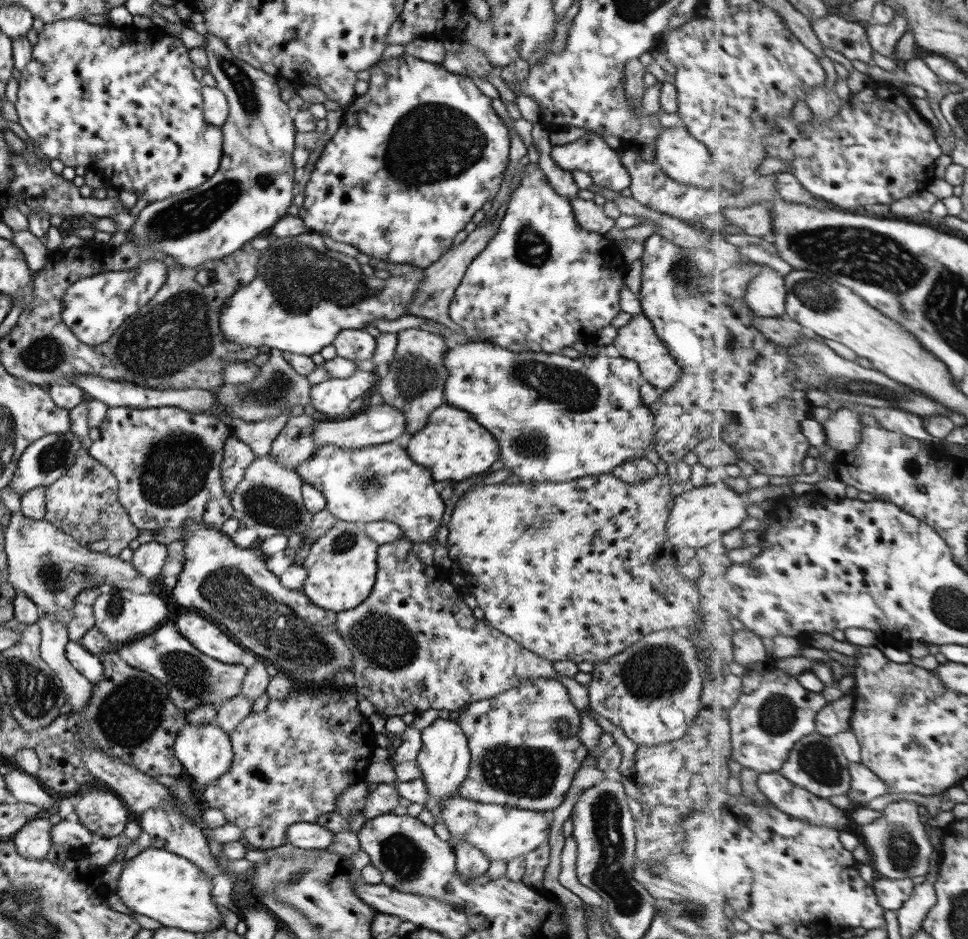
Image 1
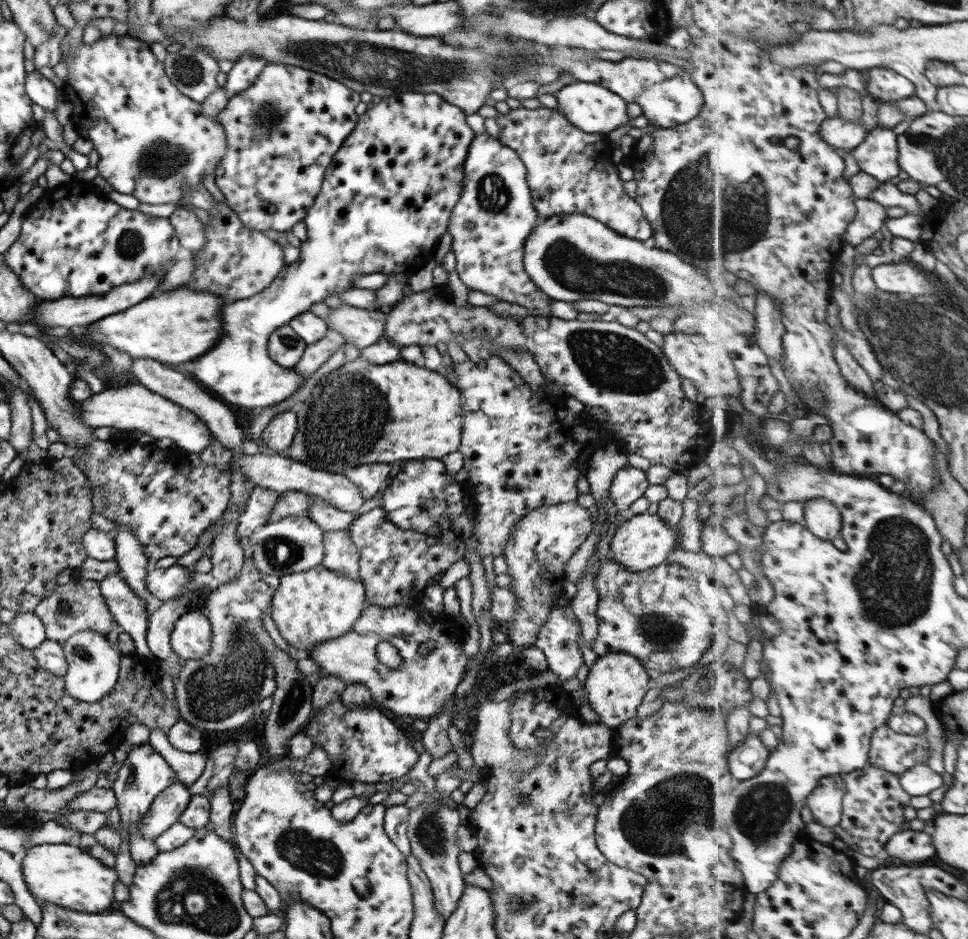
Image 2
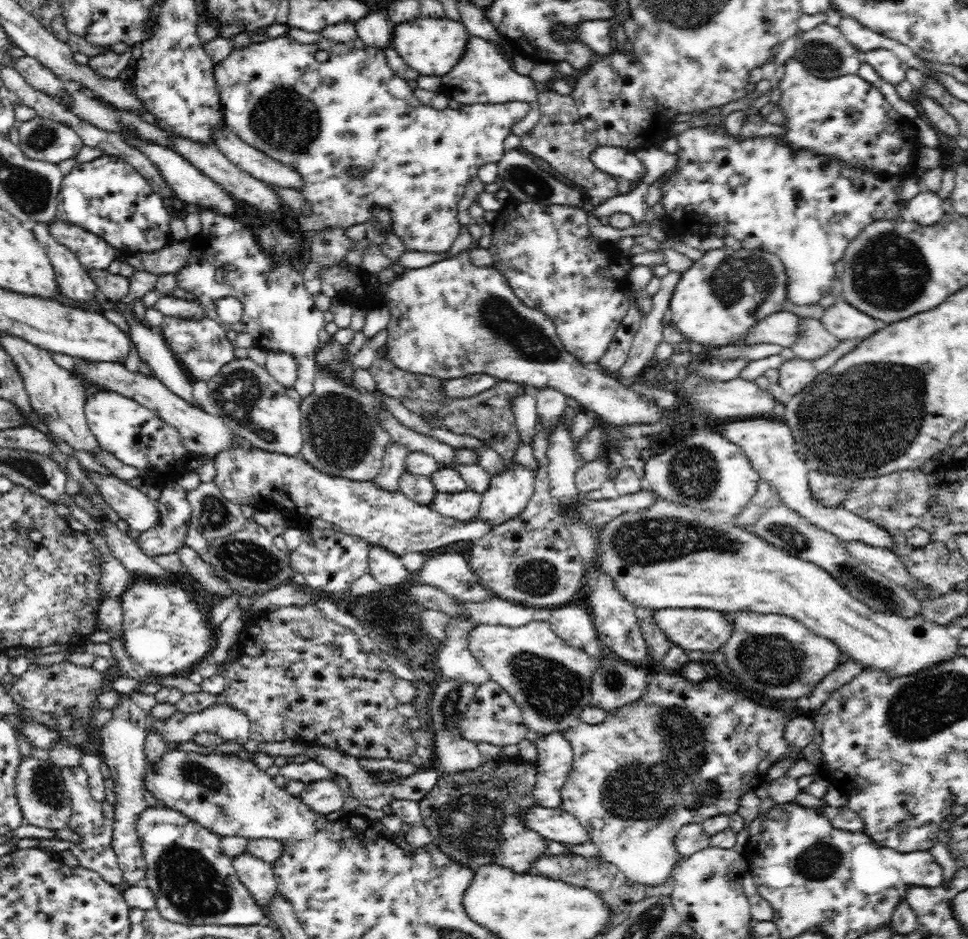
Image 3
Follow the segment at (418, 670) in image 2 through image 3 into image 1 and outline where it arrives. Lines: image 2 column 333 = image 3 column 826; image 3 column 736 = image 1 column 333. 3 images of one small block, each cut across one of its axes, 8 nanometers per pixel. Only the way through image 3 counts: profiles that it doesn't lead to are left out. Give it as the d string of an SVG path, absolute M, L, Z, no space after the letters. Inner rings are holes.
M189 522L188 526L183 526L183 530L186 532L182 539L185 542L185 563L172 590L178 604L196 610L196 614L210 622L218 622L222 630L230 632L234 642L240 642L246 646L246 651L252 650L267 664L275 664L280 672L283 671L294 681L318 684L330 680L342 668L353 667L356 659L353 645L338 632L336 613L315 606L303 591L284 588L279 576L271 572L265 560L256 556L252 549L236 546L230 536L210 524Z

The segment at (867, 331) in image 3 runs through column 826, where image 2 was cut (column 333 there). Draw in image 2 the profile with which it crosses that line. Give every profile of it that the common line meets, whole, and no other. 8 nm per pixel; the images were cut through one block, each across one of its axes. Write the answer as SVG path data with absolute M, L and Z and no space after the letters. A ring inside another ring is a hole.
M350 305L331 308L328 329L338 332L346 344L364 349L376 344L385 334L387 310L366 310Z

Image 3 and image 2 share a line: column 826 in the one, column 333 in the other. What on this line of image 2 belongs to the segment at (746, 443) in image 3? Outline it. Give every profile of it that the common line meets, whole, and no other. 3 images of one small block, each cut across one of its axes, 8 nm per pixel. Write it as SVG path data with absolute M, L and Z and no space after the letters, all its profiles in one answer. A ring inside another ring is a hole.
M309 494L311 496L311 507L308 516L324 531L334 532L335 530L347 531L356 518L351 512L344 512L337 509L330 502L323 498Z

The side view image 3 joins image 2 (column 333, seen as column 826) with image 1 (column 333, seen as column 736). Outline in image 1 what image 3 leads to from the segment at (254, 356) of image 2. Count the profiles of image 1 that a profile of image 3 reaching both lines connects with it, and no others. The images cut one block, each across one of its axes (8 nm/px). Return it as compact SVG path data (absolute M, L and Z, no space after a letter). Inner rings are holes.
M404 53L399 57L372 66L369 71L371 72L369 89L364 96L361 96L364 100L356 100L354 106L344 106L342 124L338 132L326 143L315 162L314 170L303 192L305 194L304 203L299 208L298 217L303 220L304 226L310 231L321 232L336 242L350 244L366 256L380 258L387 263L411 264L425 269L451 248L456 234L464 230L466 224L471 221L472 216L478 210L482 209L485 202L492 201L496 196L510 161L508 128L494 111L490 102L491 97L484 95L478 89L472 77L454 74L446 70L441 63L424 62L424 60Z

